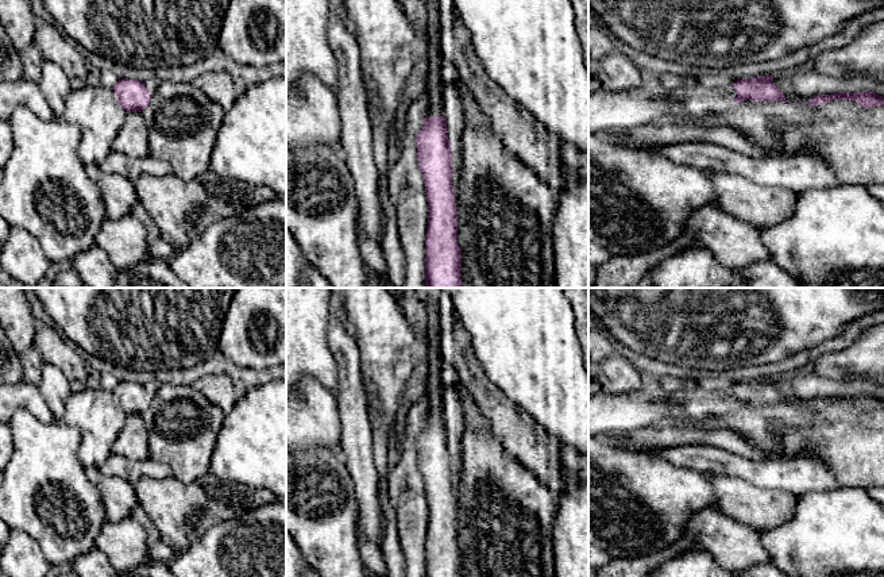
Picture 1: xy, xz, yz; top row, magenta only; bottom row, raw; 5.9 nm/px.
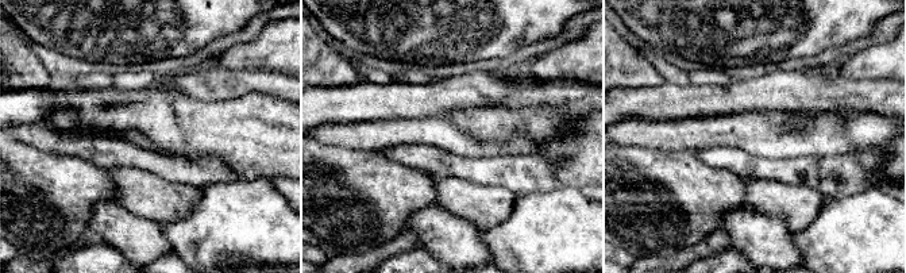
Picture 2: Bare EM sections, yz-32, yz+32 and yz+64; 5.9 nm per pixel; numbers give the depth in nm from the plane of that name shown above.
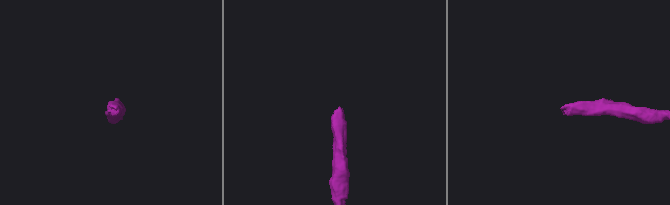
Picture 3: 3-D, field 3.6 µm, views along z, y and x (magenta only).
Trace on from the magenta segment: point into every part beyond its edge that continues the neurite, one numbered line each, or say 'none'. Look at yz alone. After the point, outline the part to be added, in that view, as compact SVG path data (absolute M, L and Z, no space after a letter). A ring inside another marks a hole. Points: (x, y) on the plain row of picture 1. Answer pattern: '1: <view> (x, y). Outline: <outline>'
1: yz (626, 411). Outline: M661 386L619 393L601 391L588 396L588 436L659 426L673 422L678 413L702 422L737 408L736 400L734 389L672 392Z

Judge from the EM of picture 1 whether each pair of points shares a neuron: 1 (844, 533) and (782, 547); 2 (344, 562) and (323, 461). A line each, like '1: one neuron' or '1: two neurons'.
1: one neuron
2: one neuron

